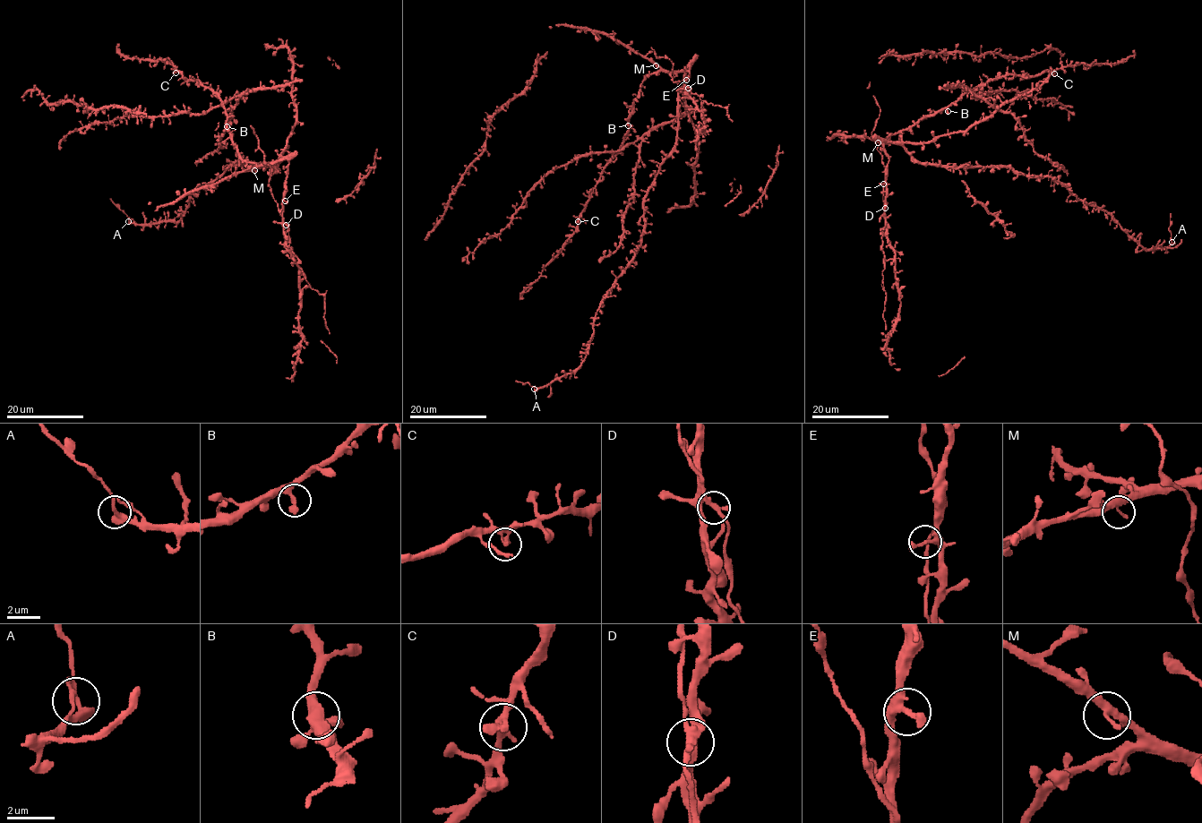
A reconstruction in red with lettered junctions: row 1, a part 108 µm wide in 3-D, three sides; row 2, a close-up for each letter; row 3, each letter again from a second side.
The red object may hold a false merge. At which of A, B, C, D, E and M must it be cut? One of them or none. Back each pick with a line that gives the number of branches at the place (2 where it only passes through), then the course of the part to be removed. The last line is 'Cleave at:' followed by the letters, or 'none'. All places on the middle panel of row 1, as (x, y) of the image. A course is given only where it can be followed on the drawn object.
A: 2 | (534, 389), (528, 383), (515, 381)
Cleave at: A

